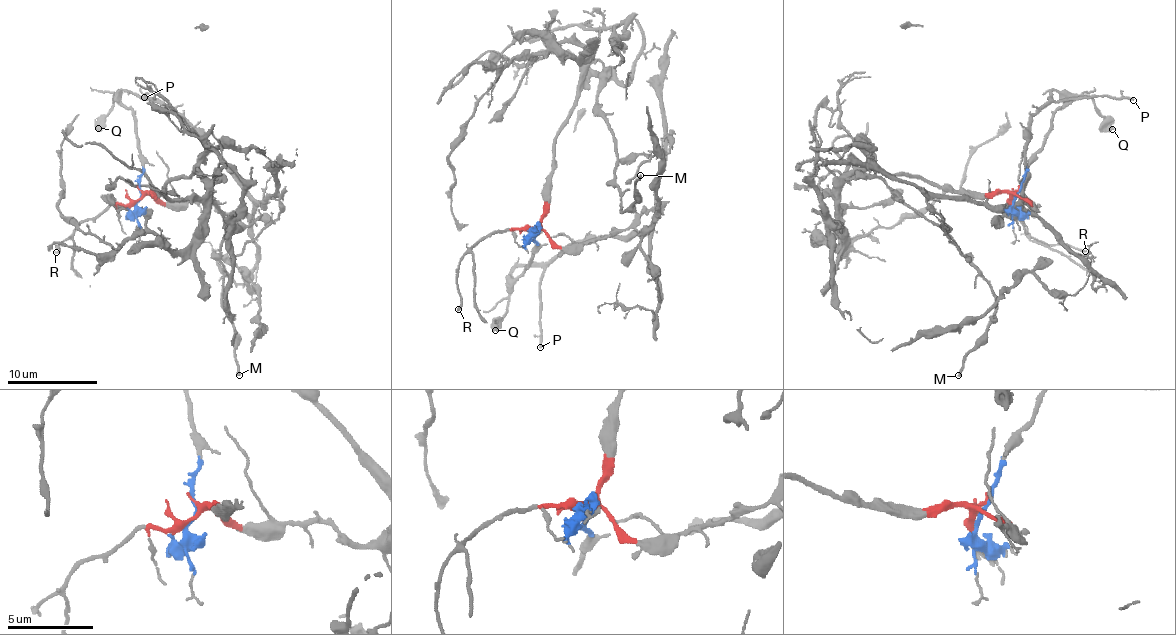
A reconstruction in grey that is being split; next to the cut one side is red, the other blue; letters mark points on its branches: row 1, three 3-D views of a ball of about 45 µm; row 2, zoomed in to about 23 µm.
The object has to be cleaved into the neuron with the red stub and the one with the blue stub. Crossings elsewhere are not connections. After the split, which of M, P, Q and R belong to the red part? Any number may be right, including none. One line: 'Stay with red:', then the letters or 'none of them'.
Stay with red: M, R

